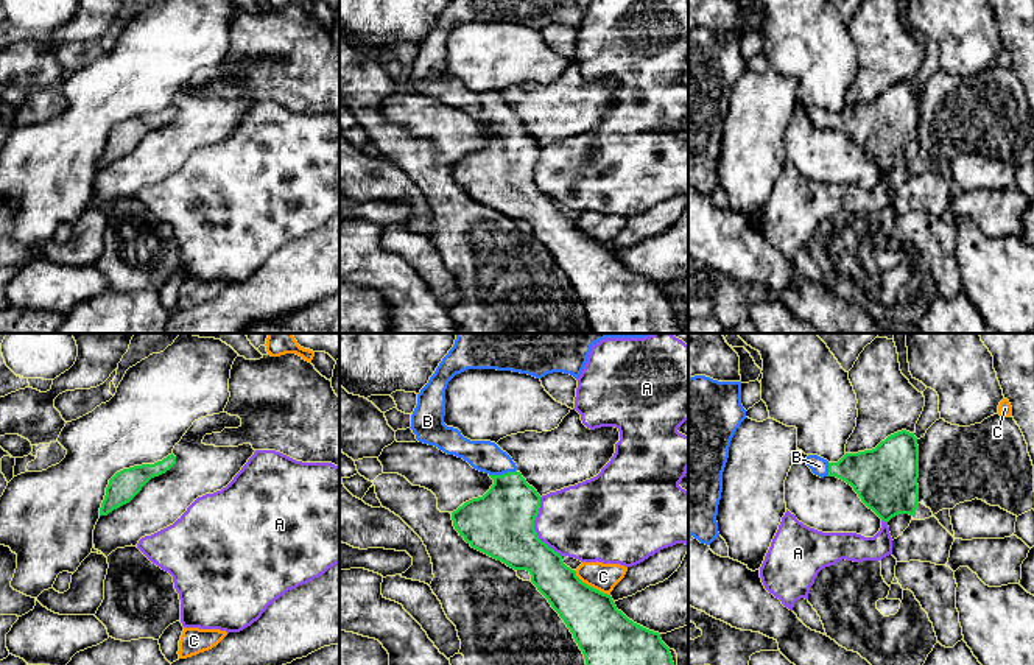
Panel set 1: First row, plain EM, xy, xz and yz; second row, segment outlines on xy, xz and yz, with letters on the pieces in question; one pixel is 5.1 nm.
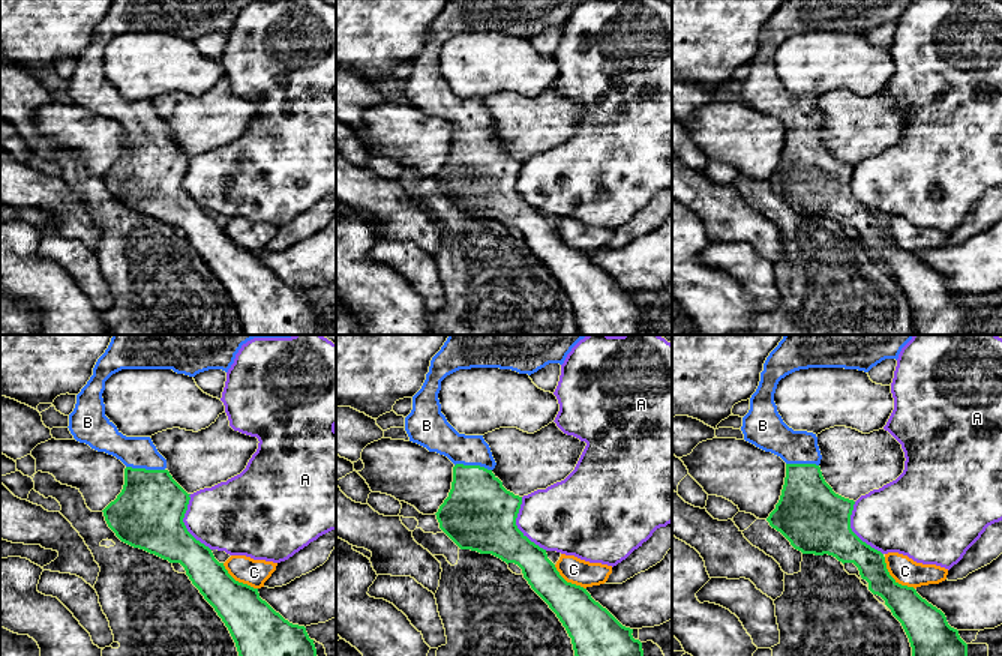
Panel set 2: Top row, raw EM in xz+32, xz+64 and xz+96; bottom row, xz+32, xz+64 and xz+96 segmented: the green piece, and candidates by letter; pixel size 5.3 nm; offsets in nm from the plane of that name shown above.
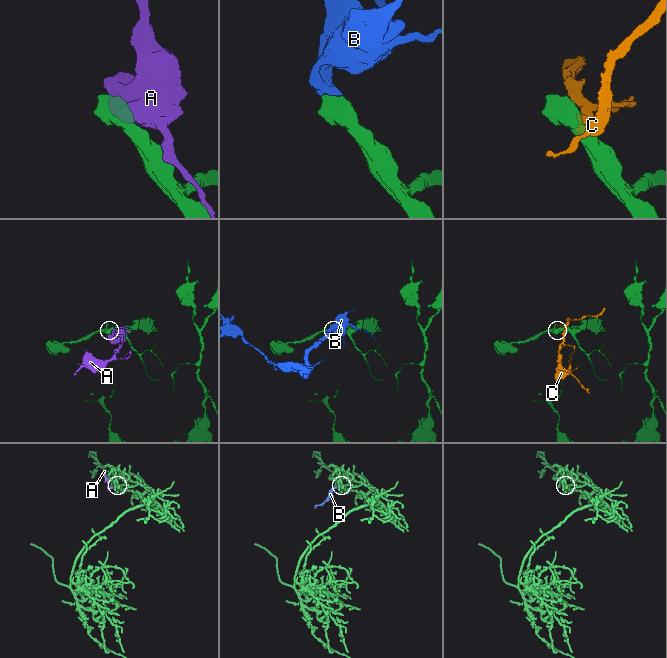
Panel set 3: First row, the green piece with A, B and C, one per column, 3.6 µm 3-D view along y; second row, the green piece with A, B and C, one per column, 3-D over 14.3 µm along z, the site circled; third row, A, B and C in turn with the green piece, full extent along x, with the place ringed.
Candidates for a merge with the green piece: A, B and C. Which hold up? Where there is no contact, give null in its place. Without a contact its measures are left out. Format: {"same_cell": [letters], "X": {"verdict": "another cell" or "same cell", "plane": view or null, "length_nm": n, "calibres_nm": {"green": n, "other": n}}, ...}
{"same_cell": ["B"], "A": {"verdict": "another cell", "plane": "xz", "length_nm": 340, "calibres_nm": {"green": 340, "other": 380}}, "B": {"verdict": "same cell", "plane": "xz", "length_nm": 150, "calibres_nm": {"green": 340, "other": 160}}, "C": {"verdict": "another cell", "plane": "xz", "length_nm": 240, "calibres_nm": {"green": 280, "other": 140}}}

